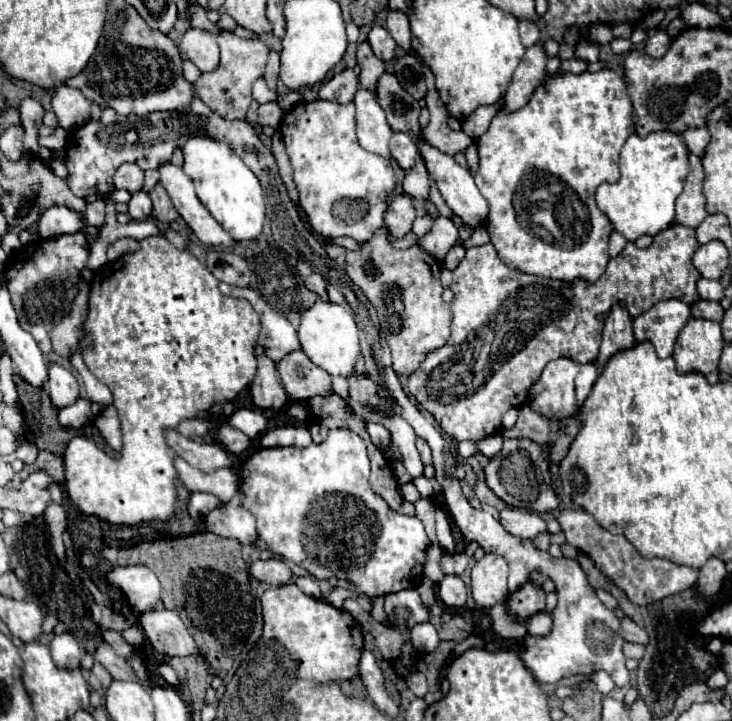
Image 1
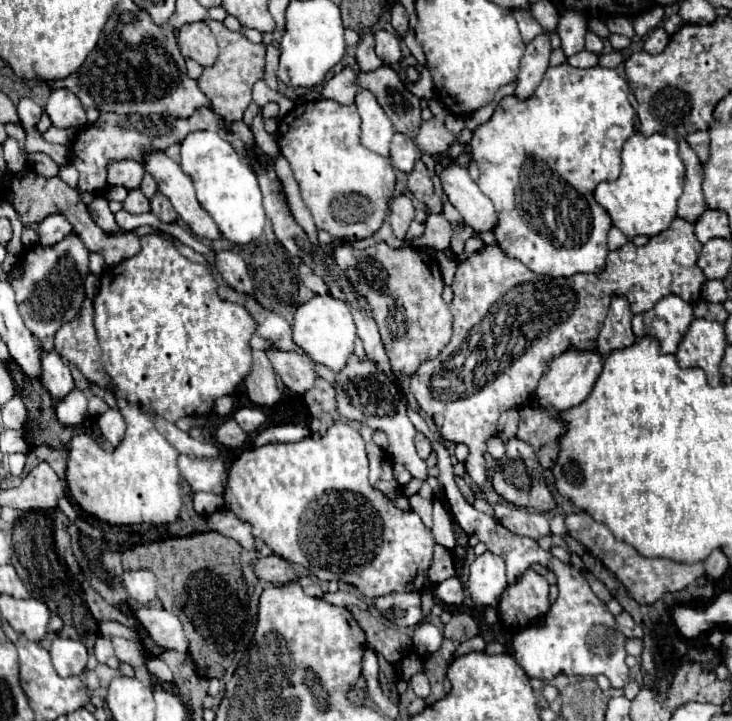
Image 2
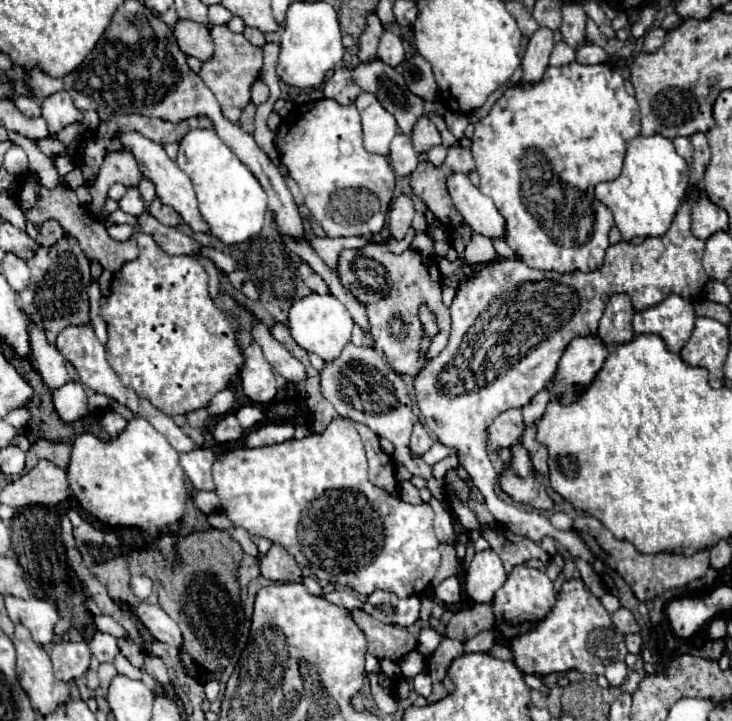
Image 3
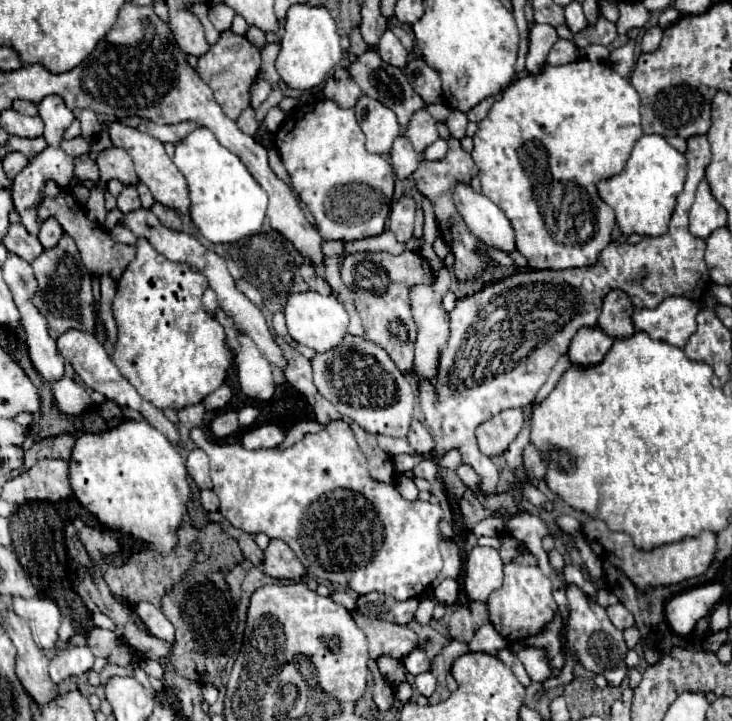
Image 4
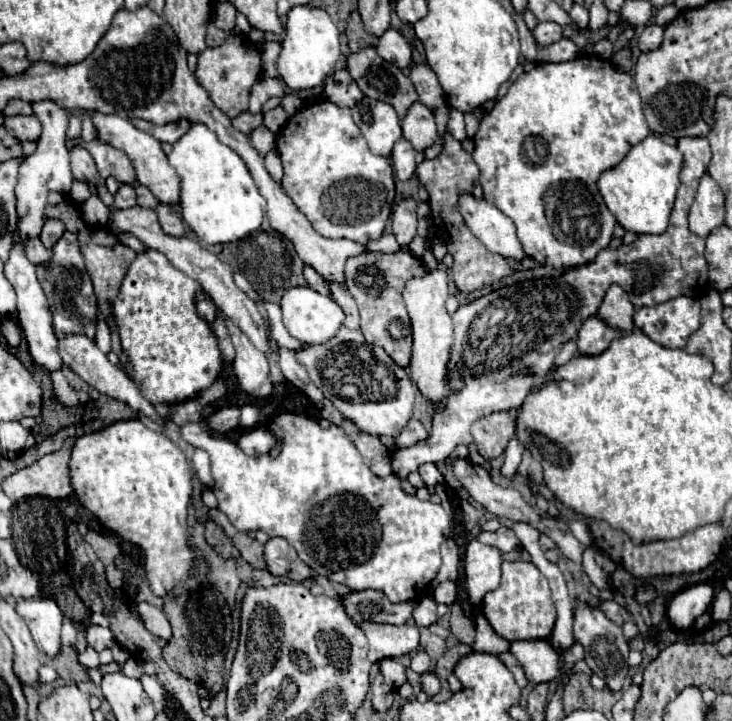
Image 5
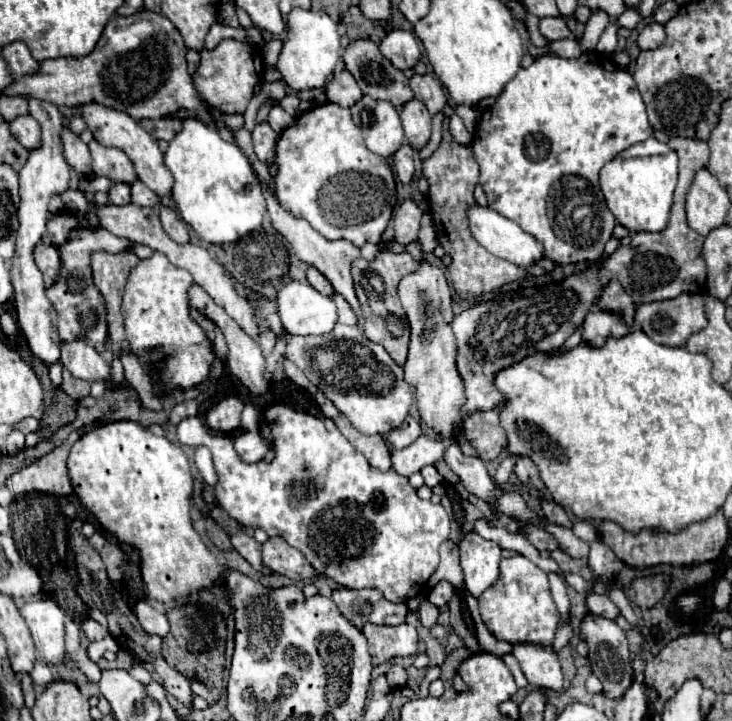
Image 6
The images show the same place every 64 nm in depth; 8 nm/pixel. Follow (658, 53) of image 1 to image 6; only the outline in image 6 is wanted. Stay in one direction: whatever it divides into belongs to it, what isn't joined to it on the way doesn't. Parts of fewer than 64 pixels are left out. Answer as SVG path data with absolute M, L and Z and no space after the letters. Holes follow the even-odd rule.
M648 22L644 30L638 34L638 46L640 50L652 50L658 48L664 42L664 38L666 38L664 26L658 22Z

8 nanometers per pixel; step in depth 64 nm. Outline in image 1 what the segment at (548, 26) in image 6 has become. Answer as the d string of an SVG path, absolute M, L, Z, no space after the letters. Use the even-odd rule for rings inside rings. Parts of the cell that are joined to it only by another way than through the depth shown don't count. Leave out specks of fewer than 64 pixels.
M536 44L526 50L520 66L516 68L510 86L504 92L502 110L504 112L516 112L530 100L530 94L538 88L546 68L546 54L542 44Z

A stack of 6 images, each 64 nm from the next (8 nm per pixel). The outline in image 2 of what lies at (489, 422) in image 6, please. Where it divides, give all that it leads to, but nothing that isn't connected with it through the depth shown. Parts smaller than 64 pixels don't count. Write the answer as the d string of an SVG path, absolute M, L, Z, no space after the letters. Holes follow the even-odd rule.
M506 410L498 420L498 436L506 442L508 438L514 438L518 430L518 410Z

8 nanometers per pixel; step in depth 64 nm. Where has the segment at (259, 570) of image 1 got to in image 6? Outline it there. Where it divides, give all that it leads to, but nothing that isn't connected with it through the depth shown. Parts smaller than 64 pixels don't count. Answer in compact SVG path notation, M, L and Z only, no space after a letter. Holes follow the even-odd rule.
M280 536L268 538L264 542L262 560L272 572L288 576L288 578L292 578L296 582L310 580L310 578L316 576L316 570L310 566L310 562L306 562L306 558L302 558L302 552L292 548Z

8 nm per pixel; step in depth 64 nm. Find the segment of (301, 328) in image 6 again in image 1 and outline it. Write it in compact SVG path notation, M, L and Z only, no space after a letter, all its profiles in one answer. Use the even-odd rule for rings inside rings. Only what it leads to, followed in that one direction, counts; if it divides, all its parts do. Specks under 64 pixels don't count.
M316 302L310 310L302 314L298 338L306 356L322 370L326 370L330 376L348 378L356 372L356 362L360 356L360 338L354 316L344 306L332 302Z

